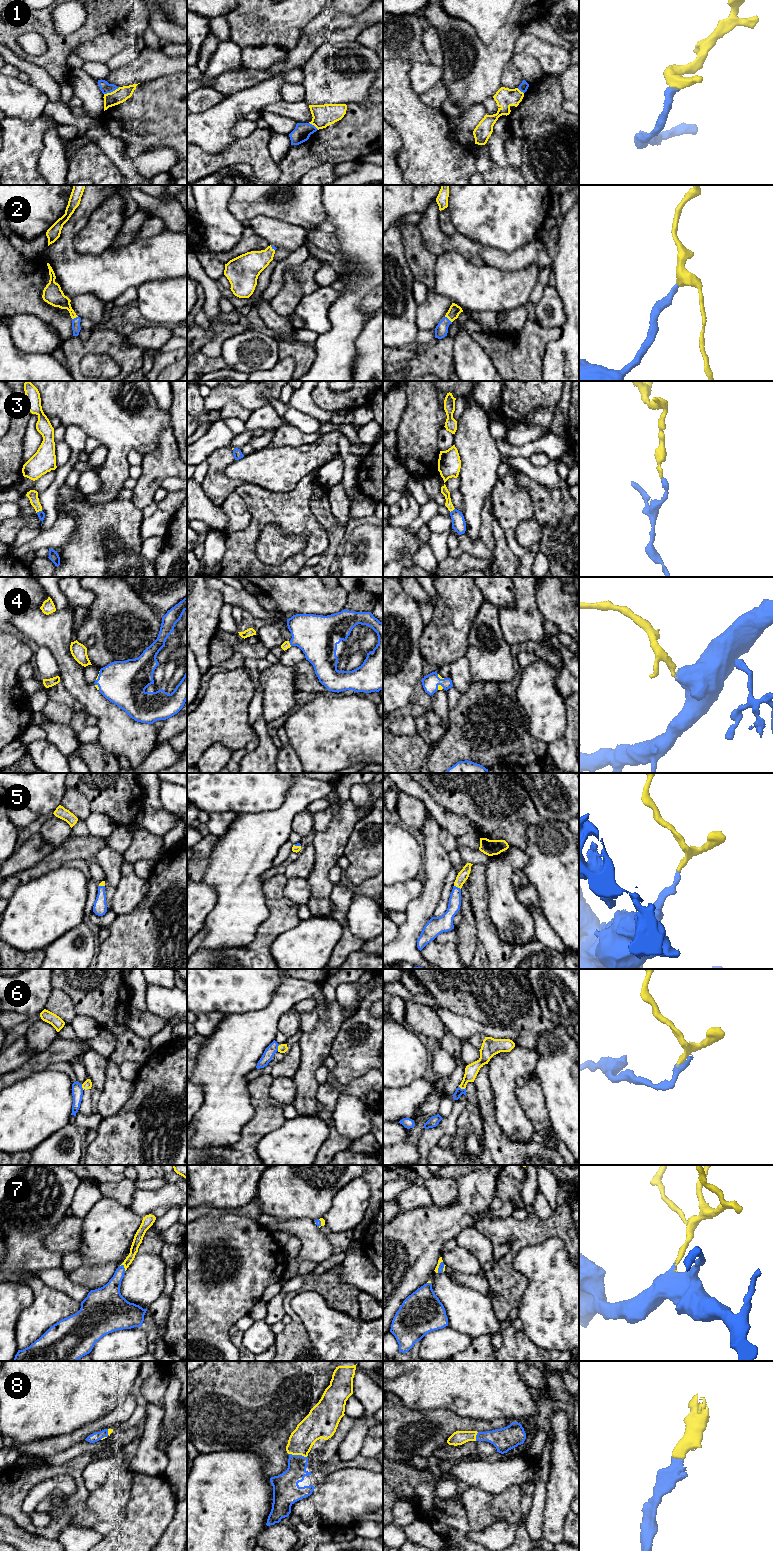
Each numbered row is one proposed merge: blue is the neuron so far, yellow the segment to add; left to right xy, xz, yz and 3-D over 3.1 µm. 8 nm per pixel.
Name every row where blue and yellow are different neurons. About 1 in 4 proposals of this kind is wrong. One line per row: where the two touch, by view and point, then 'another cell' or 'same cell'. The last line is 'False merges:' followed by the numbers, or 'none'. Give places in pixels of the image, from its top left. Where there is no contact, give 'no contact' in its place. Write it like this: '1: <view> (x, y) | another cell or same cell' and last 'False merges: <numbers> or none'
1: xy (111, 91) | another cell
2: yz (448, 319) | same cell
3: xy (39, 511) | same cell
4: xz (289, 642) | same cell
5: yz (457, 887) | same cell
6: yz (462, 1089) | another cell
7: xy (123, 1267) | same cell
8: xz (298, 1455) | same cell
False merges: 1, 6

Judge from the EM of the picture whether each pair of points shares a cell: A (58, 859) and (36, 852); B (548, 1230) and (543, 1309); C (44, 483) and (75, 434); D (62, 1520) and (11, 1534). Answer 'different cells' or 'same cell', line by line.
A: different cells
B: different cells
C: different cells
D: different cells

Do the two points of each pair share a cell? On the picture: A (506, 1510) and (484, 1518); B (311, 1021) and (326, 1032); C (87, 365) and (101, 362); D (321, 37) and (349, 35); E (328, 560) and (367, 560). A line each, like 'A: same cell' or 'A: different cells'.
A: same cell
B: different cells
C: same cell
D: same cell
E: different cells

